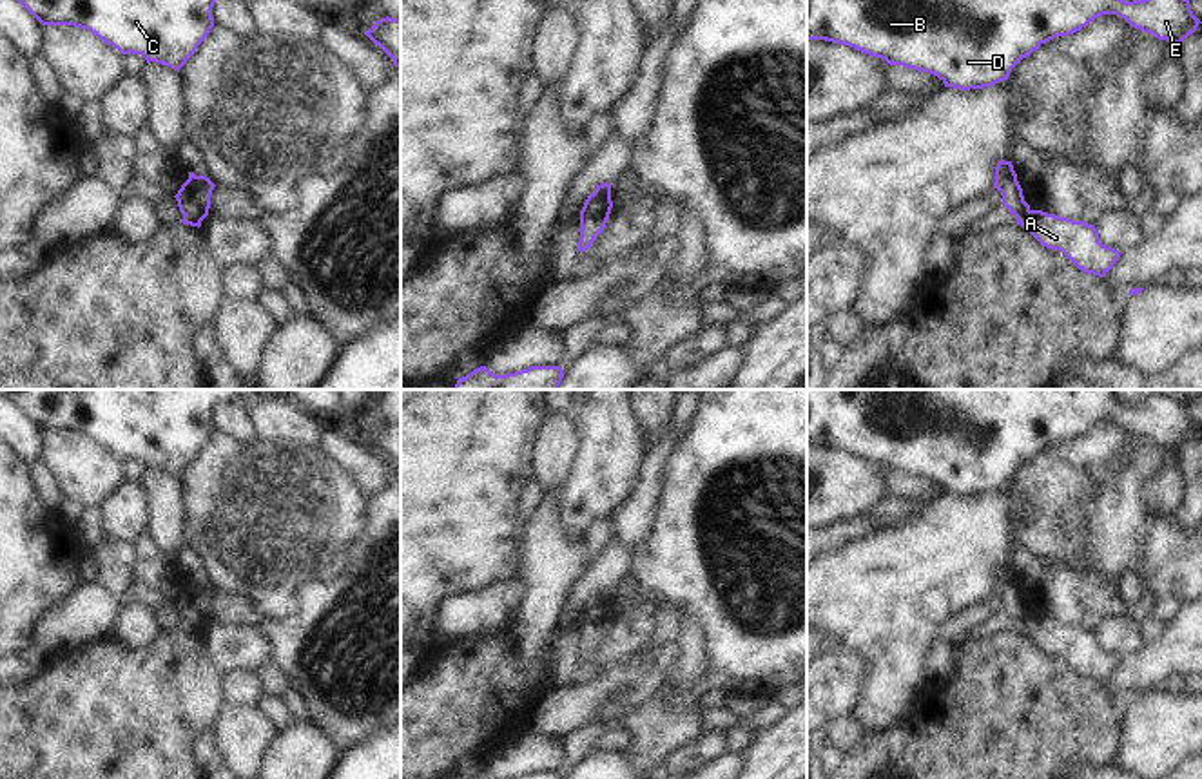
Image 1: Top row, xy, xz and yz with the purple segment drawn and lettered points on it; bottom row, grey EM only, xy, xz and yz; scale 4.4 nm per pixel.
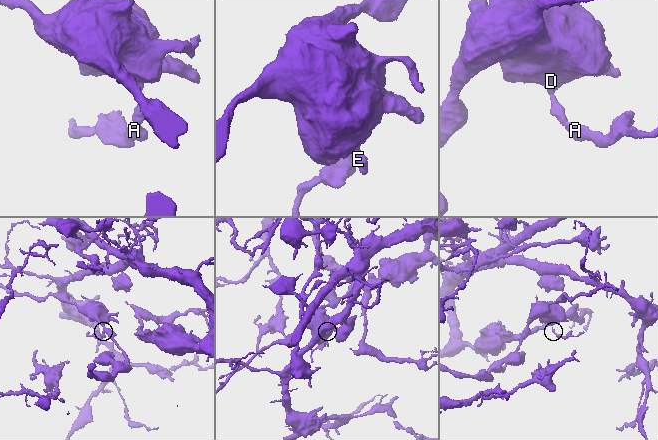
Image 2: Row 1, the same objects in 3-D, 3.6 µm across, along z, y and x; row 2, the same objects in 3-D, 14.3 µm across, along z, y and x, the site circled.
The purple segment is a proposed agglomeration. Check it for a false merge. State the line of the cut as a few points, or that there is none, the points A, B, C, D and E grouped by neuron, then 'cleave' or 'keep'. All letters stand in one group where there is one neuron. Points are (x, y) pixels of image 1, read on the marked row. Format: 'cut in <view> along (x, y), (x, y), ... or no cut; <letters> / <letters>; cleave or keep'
cut in xz along (591, 194), (610, 198); A / B C D E; cleave

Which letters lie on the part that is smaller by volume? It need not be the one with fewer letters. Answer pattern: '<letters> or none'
A

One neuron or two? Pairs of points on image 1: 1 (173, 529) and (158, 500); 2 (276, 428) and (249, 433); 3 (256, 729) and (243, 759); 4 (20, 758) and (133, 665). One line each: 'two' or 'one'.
1: one
2: two
3: one
4: one

